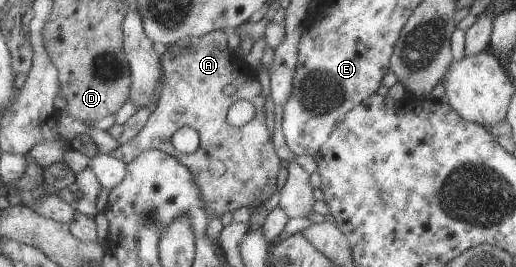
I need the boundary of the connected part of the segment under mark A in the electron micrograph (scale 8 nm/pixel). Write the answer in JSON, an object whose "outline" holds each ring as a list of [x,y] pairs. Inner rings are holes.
{"outline":[[[227,31],[189,37],[187,41],[170,47],[162,55],[162,61],[165,89],[157,111],[137,139],[121,144],[110,154],[128,164],[147,150],[163,150],[178,157],[194,170],[199,185],[203,187],[203,197],[207,197],[207,209],[212,220],[229,211],[237,211],[239,207],[261,207],[273,200],[275,191],[279,189],[279,171],[288,164],[279,157],[273,133],[271,135],[267,125],[267,97],[258,71],[242,54],[231,49]],[[227,85],[234,85],[236,94],[225,95]],[[241,99],[252,101],[258,107],[257,117],[245,127],[234,126],[229,121],[231,108]],[[187,126],[197,129],[202,137],[201,149],[191,154],[179,151],[173,143],[177,131]]]}

